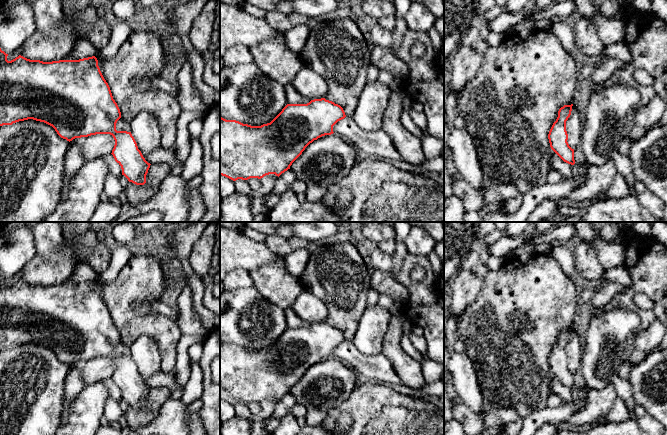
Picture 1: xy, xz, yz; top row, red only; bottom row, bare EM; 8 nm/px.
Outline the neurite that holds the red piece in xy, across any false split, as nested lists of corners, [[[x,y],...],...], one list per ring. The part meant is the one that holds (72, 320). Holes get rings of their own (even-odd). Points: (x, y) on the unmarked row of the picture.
[[[0,272],[0,350],[33,343],[52,350],[61,362],[69,366],[75,362],[110,358],[115,364],[111,378],[121,390],[122,399],[136,409],[146,407],[146,399],[151,388],[143,381],[131,356],[116,354],[116,347],[121,342],[121,336],[113,323],[110,311],[100,295],[95,280],[79,284],[52,286],[30,284],[21,279],[8,285],[7,280],[8,278]]]

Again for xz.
[[[325,322],[307,328],[287,328],[270,346],[251,350],[220,341],[220,399],[233,405],[266,399],[280,400],[314,364],[333,358],[333,350],[346,341],[343,332]]]

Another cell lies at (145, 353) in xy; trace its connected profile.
[[[148,335],[139,336],[131,344],[131,358],[143,381],[160,371],[161,354],[156,342]]]

